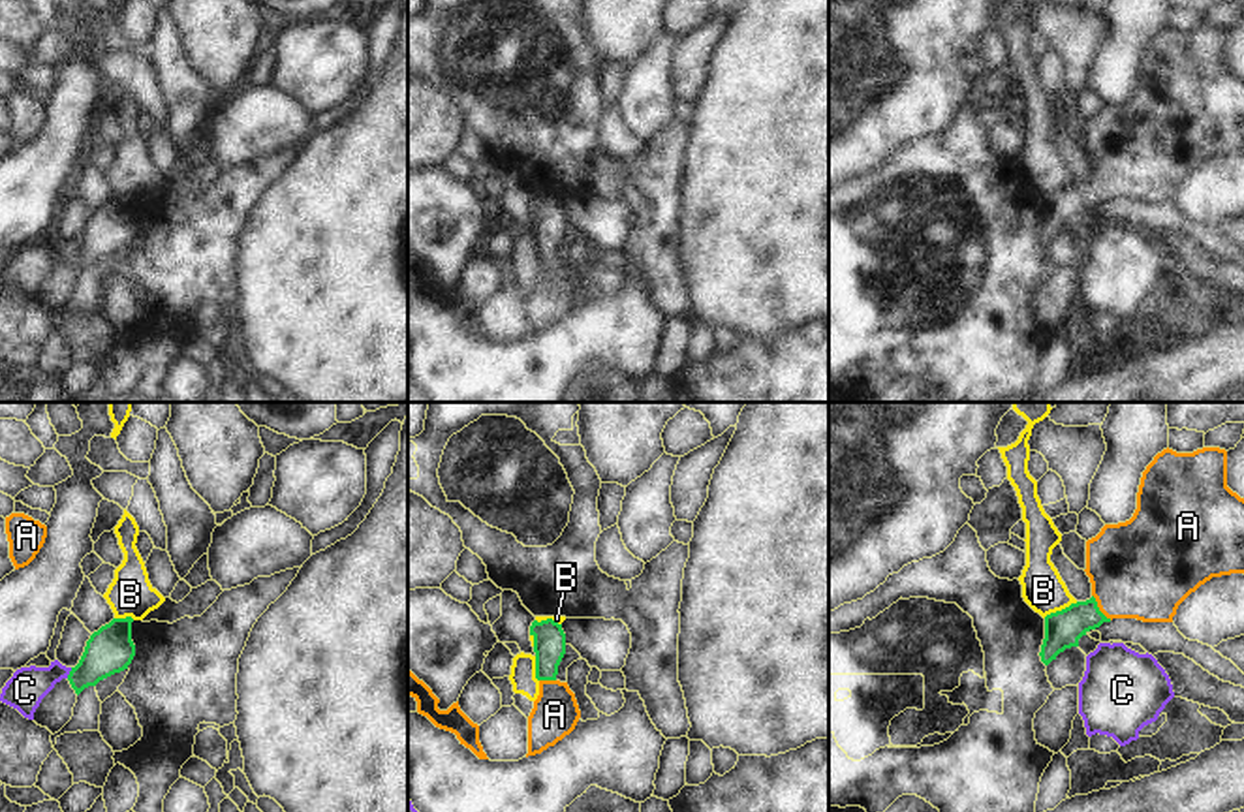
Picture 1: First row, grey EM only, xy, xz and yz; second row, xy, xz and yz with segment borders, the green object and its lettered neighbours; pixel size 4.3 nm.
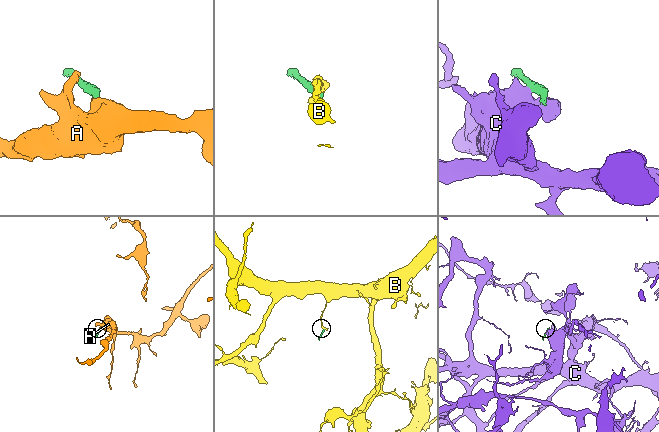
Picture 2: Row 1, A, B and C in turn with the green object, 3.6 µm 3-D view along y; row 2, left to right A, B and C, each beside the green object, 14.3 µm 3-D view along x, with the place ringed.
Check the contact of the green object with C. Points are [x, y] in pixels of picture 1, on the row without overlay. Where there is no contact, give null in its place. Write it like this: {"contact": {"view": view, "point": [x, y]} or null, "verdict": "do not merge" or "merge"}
{"contact": {"view": "xy", "point": [70, 252]}, "verdict": "do not merge"}

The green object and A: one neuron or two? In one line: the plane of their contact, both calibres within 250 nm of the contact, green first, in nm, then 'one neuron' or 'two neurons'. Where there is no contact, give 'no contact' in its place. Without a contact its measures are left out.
meets green in yz; 160 nm thick on the green side, 420 nm on the other; one neuron

